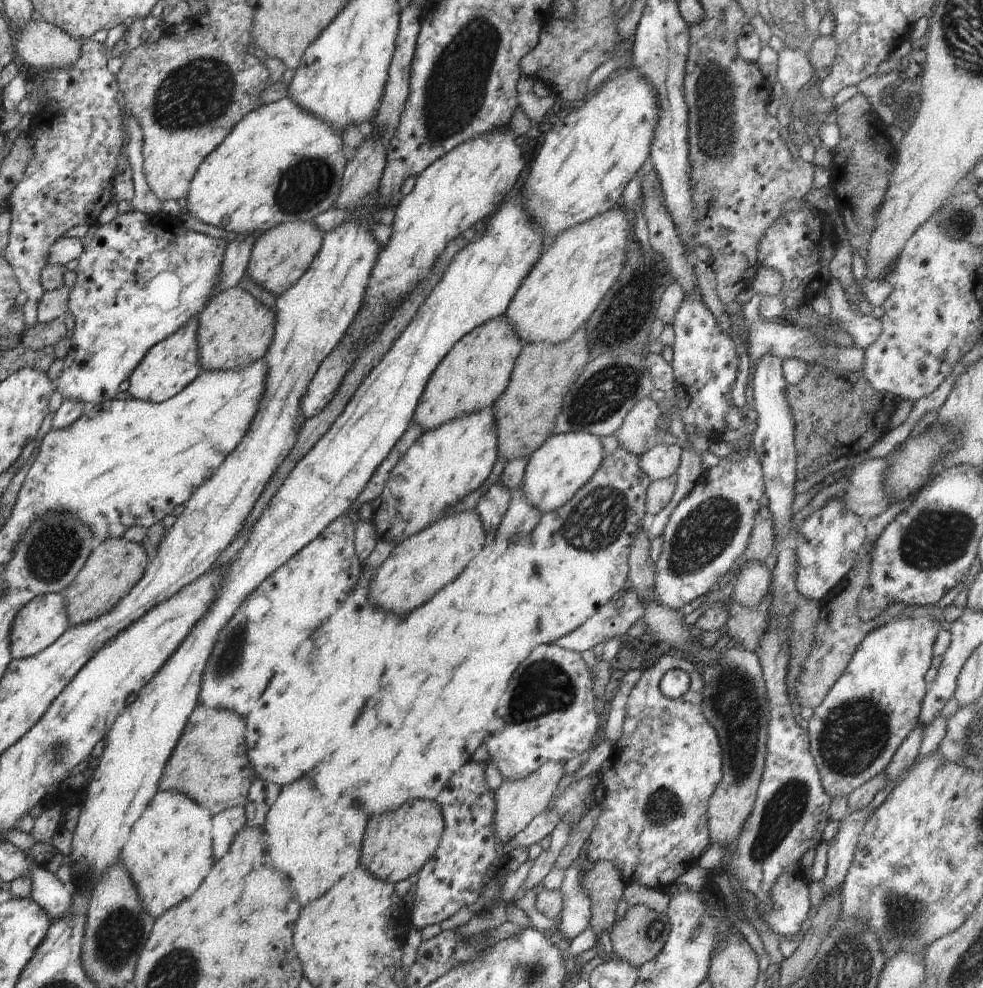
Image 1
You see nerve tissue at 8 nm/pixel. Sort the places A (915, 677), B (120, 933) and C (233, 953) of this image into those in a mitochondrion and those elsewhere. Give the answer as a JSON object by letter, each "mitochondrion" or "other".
{"A":"other","B":"mitochondrion","C":"other"}

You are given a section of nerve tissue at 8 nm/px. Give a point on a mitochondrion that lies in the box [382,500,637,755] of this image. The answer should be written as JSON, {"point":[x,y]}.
{"point":[543,688]}

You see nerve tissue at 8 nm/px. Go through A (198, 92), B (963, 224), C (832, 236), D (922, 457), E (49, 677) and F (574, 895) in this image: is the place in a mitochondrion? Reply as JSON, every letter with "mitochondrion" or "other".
{"A":"mitochondrion","B":"mitochondrion","C":"other","D":"other","E":"other","F":"other"}

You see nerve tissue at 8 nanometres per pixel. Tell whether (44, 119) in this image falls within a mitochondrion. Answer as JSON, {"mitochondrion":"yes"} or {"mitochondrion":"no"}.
{"mitochondrion":"no"}

